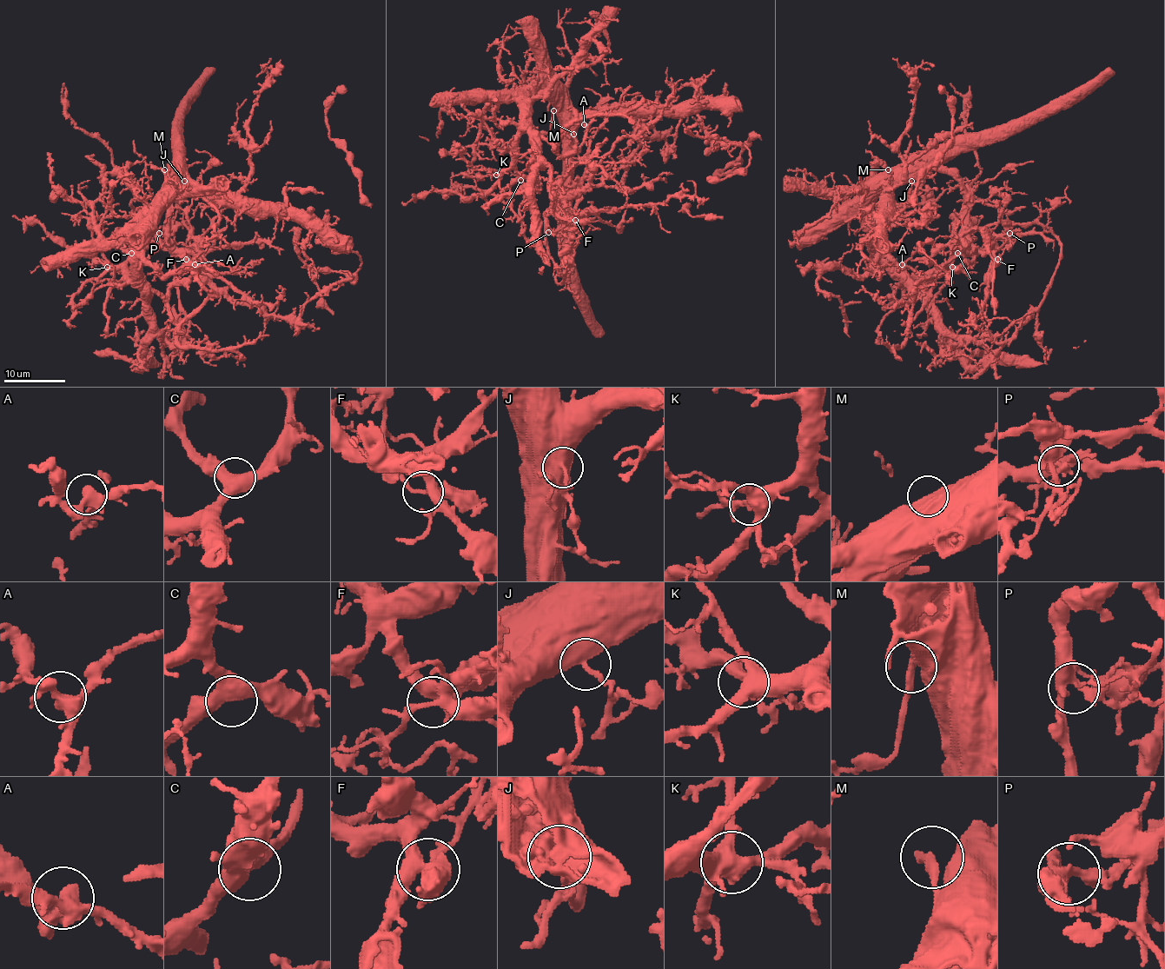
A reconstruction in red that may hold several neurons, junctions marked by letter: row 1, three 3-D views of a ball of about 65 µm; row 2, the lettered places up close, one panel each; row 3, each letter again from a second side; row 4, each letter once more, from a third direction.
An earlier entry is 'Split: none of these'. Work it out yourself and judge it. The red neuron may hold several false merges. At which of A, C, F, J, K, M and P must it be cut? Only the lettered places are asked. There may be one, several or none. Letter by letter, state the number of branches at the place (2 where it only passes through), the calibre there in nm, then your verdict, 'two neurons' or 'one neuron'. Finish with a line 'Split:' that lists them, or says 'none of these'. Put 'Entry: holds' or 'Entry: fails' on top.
Entry: holds
A: 4 | 400 nm | one neuron
C: 3 | 460 nm | one neuron
F: 4 | 280 nm | one neuron
J: 2 | 480 nm | one neuron
K: 4 | 550 nm | one neuron
M: 2 | 320 nm | one neuron
P: 4 | 400 nm | one neuron
Split: none of these

